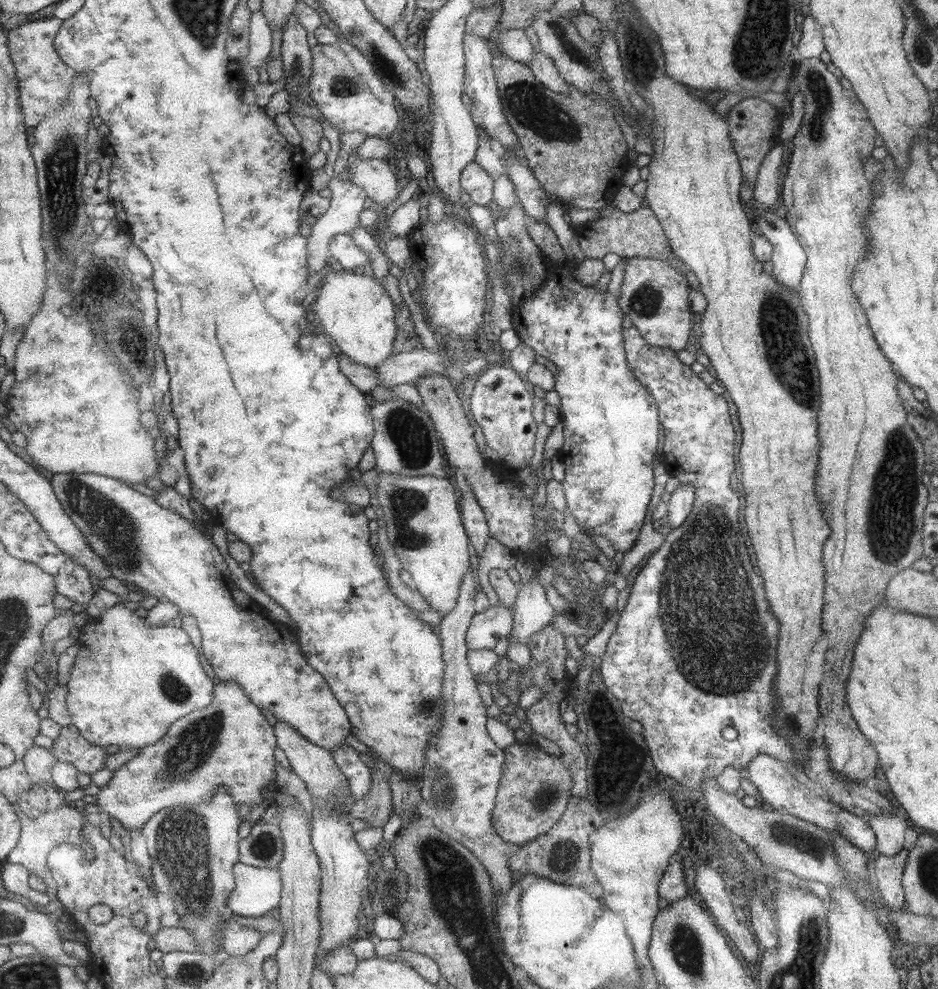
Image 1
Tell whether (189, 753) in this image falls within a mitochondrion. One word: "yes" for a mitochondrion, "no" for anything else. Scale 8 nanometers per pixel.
yes

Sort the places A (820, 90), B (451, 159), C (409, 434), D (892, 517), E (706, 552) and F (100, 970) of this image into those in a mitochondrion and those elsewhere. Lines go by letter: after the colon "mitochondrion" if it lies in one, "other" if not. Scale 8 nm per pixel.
A: mitochondrion
B: other
C: mitochondrion
D: mitochondrion
E: mitochondrion
F: other

